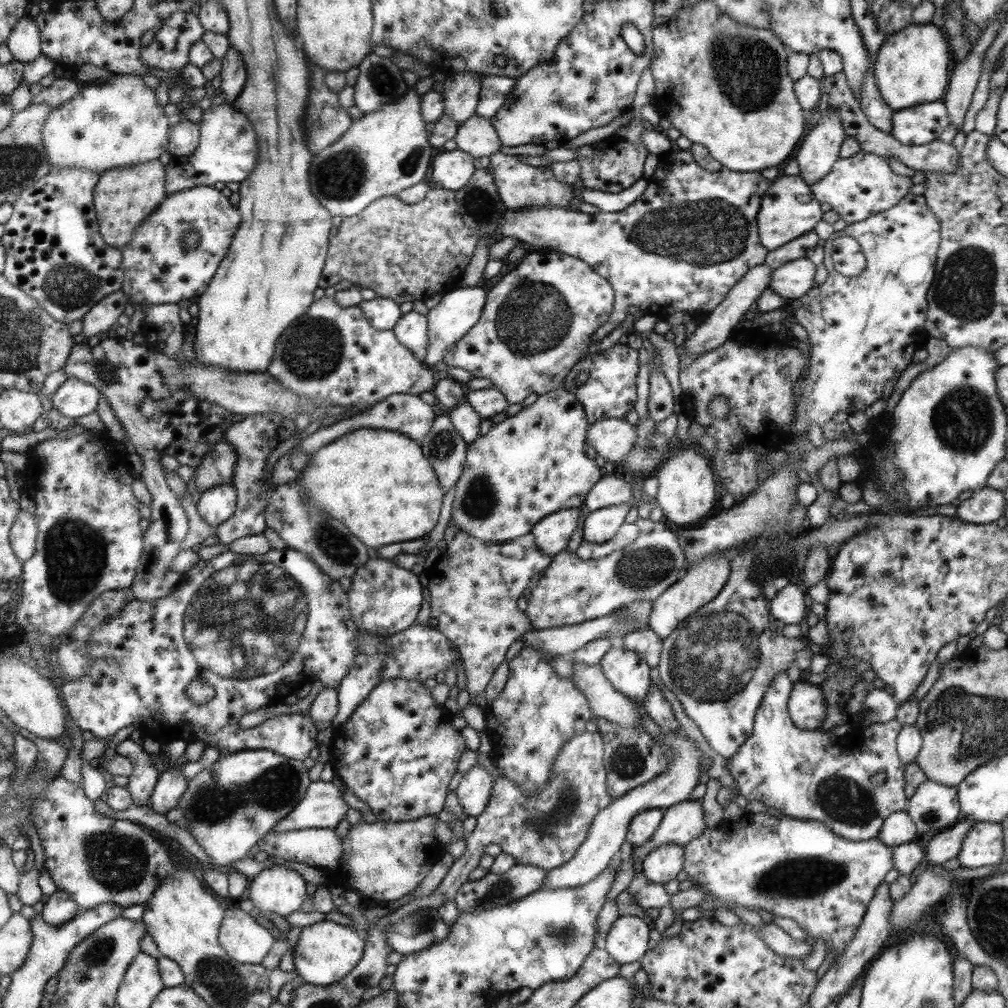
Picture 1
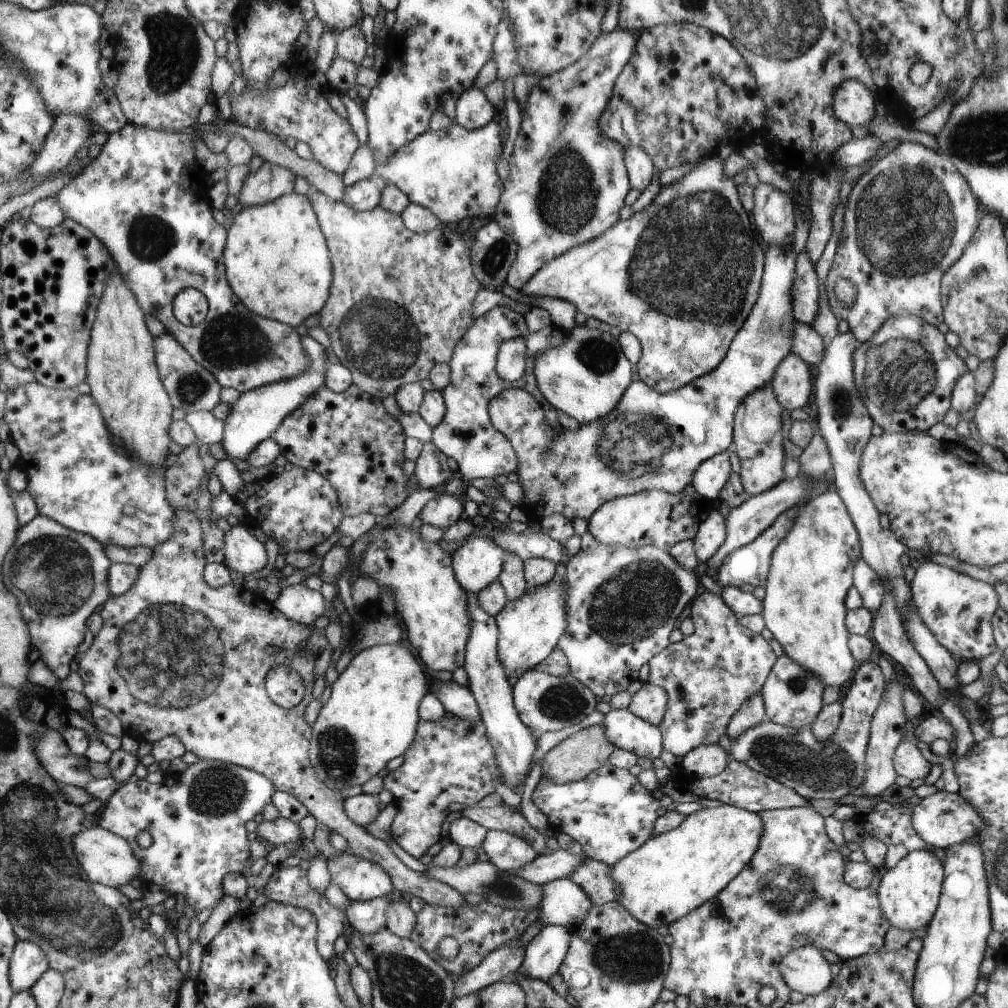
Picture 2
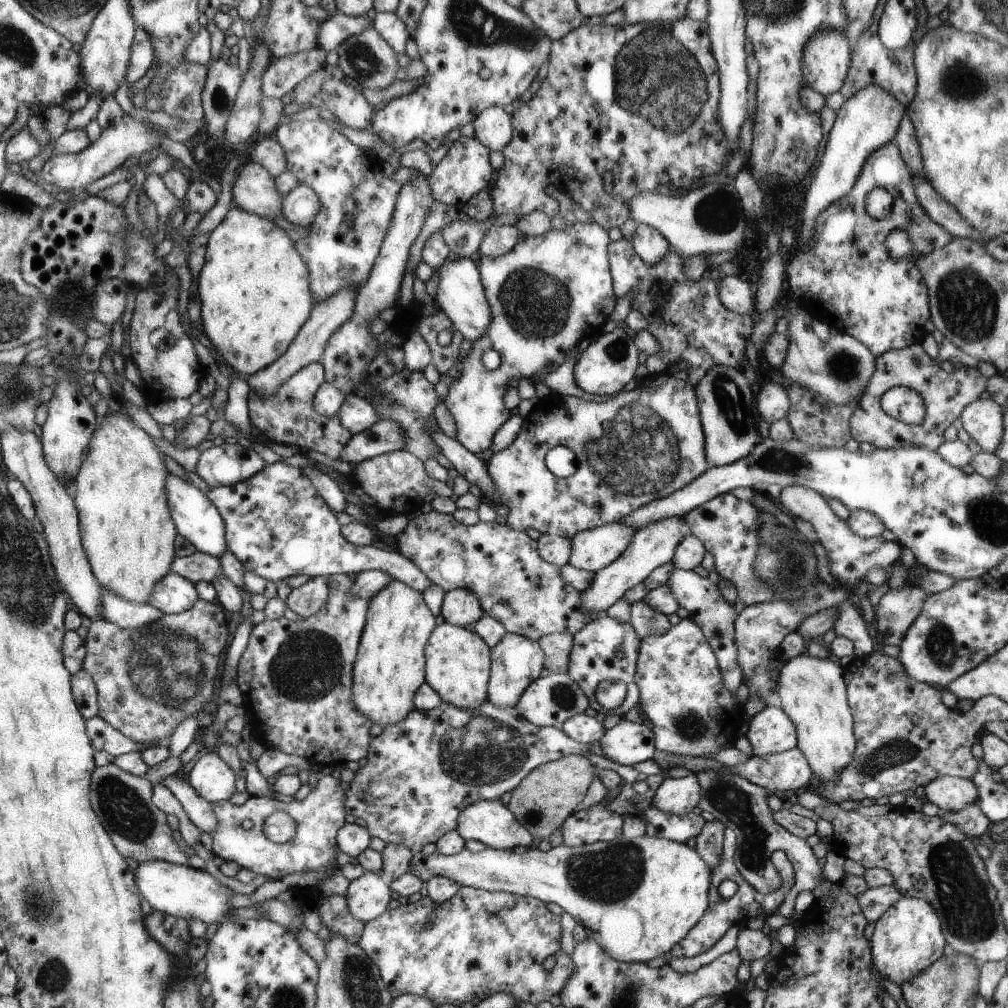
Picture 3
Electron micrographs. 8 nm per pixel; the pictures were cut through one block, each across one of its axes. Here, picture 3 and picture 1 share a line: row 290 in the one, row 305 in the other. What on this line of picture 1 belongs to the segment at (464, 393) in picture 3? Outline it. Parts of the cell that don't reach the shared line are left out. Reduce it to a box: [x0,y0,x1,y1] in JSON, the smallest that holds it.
[443,251,614,404]

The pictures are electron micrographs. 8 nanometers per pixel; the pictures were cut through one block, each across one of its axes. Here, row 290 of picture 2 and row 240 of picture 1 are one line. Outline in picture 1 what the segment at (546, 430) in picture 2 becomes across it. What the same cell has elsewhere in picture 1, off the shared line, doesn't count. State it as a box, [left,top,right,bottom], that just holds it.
[758,174,825,252]

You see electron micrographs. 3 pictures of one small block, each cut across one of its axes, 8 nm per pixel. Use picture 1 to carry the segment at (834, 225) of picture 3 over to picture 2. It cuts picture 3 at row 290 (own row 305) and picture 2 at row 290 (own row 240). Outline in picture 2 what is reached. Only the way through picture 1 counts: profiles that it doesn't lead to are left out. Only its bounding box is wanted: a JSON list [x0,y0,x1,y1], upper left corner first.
[824,142,980,342]

